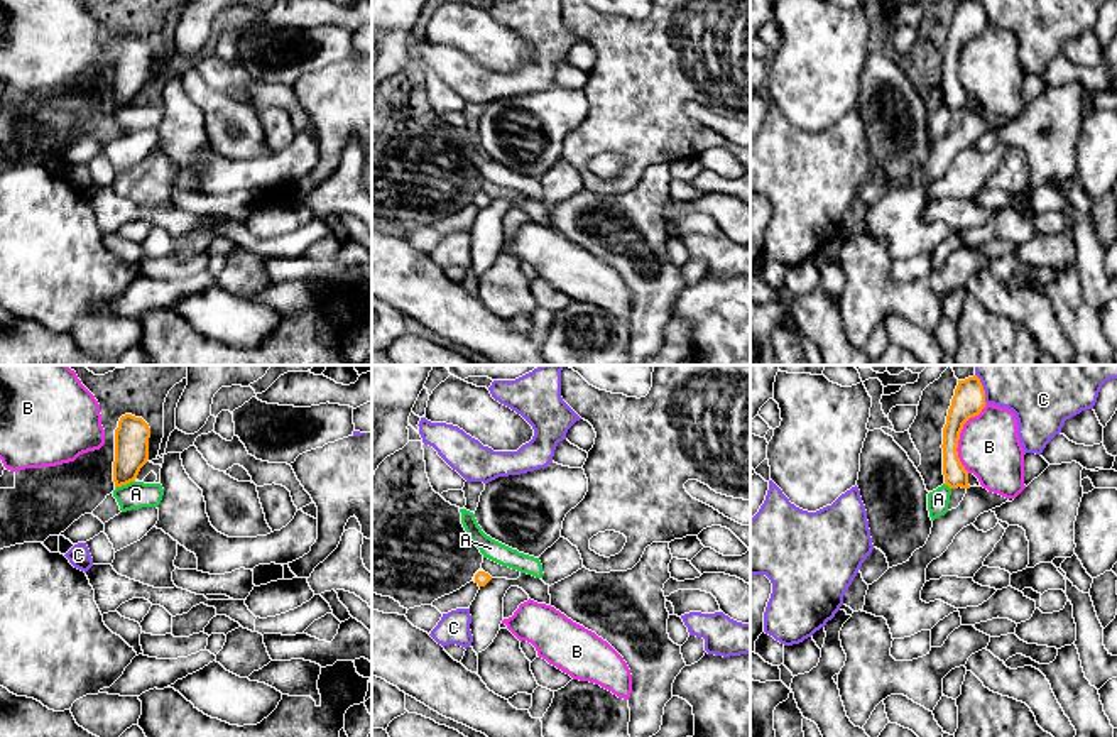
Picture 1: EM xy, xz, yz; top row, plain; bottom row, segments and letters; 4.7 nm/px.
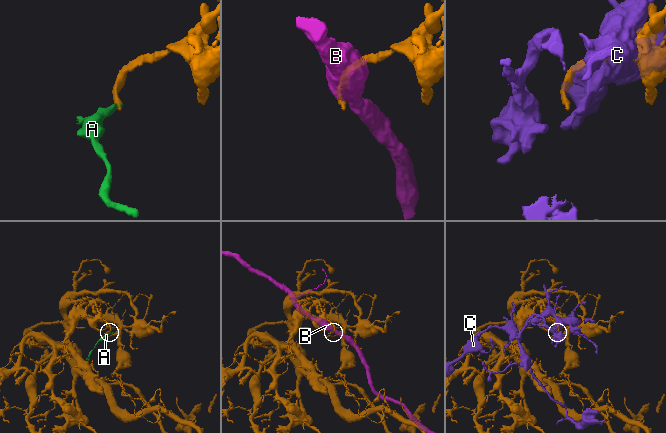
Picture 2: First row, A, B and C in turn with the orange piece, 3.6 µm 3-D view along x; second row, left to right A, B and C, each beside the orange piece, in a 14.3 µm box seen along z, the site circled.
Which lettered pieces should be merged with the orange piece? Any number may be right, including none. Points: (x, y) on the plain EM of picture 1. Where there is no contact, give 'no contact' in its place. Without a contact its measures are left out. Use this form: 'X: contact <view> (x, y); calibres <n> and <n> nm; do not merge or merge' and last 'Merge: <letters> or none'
A: contact xy (124, 105); calibres 160 and 130 nm; do not merge
B: contact yz (958, 58); calibres 150 and 300 nm; do not merge
C: contact yz (984, 12); calibres 150 and 220 nm; do not merge
Merge: none

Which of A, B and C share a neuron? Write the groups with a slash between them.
A / B / C

